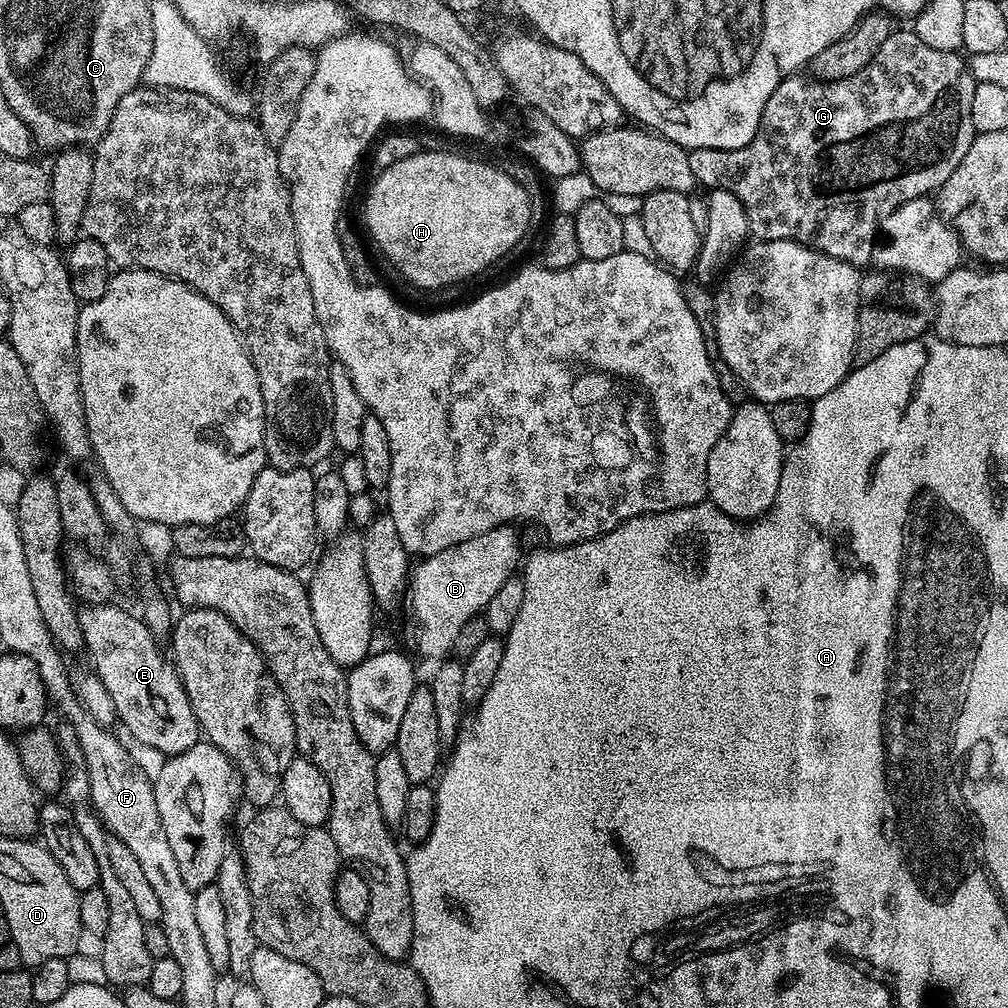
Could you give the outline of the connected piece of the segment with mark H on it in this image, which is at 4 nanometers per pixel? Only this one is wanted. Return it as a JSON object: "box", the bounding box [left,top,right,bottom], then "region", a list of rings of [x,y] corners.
{"box":[364,150,534,290],"region":[[[421,150],[410,158],[402,158],[402,162],[394,162],[394,166],[383,169],[379,173],[380,177],[372,184],[372,189],[368,192],[368,197],[364,200],[364,224],[368,227],[368,232],[372,235],[374,243],[380,247],[380,252],[413,284],[416,288],[428,288],[435,290],[444,288],[448,284],[458,284],[467,282],[473,276],[479,276],[485,272],[491,264],[498,262],[514,246],[516,242],[526,232],[533,227],[534,221],[531,218],[530,198],[526,192],[509,174],[503,172],[500,166],[490,164],[487,159],[482,161],[470,161],[467,158],[459,157],[458,154],[446,153],[443,150],[428,152]]]}

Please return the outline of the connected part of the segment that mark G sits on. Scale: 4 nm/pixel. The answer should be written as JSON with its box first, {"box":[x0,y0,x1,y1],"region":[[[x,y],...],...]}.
{"box":[688,30,978,266],"region":[[[894,30],[886,42],[882,42],[882,50],[874,54],[874,58],[858,74],[850,74],[850,78],[841,80],[817,80],[808,74],[793,74],[788,76],[770,94],[770,102],[766,102],[766,110],[762,110],[760,131],[744,148],[734,150],[718,150],[717,148],[693,148],[688,153],[690,170],[697,185],[704,184],[708,190],[720,189],[734,194],[745,208],[748,219],[749,233],[757,241],[762,240],[793,240],[805,244],[808,248],[818,250],[830,258],[845,260],[847,264],[866,266],[872,264],[872,251],[876,245],[876,237],[880,235],[880,223],[885,220],[898,206],[910,202],[919,196],[928,196],[937,189],[932,180],[946,182],[950,174],[966,158],[966,150],[970,150],[972,139],[978,135],[974,122],[970,118],[970,105],[974,98],[977,82],[972,76],[969,61],[960,52],[934,50],[918,38],[915,31],[900,32]]]}

